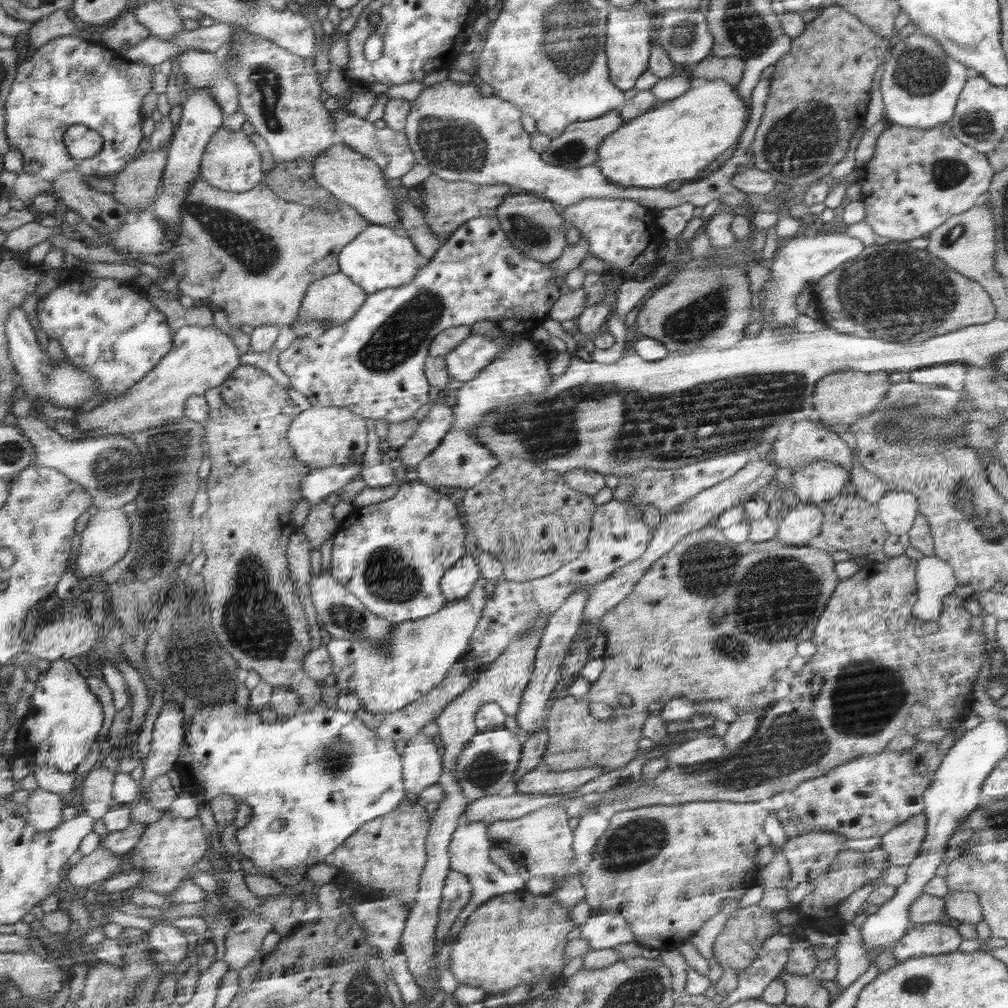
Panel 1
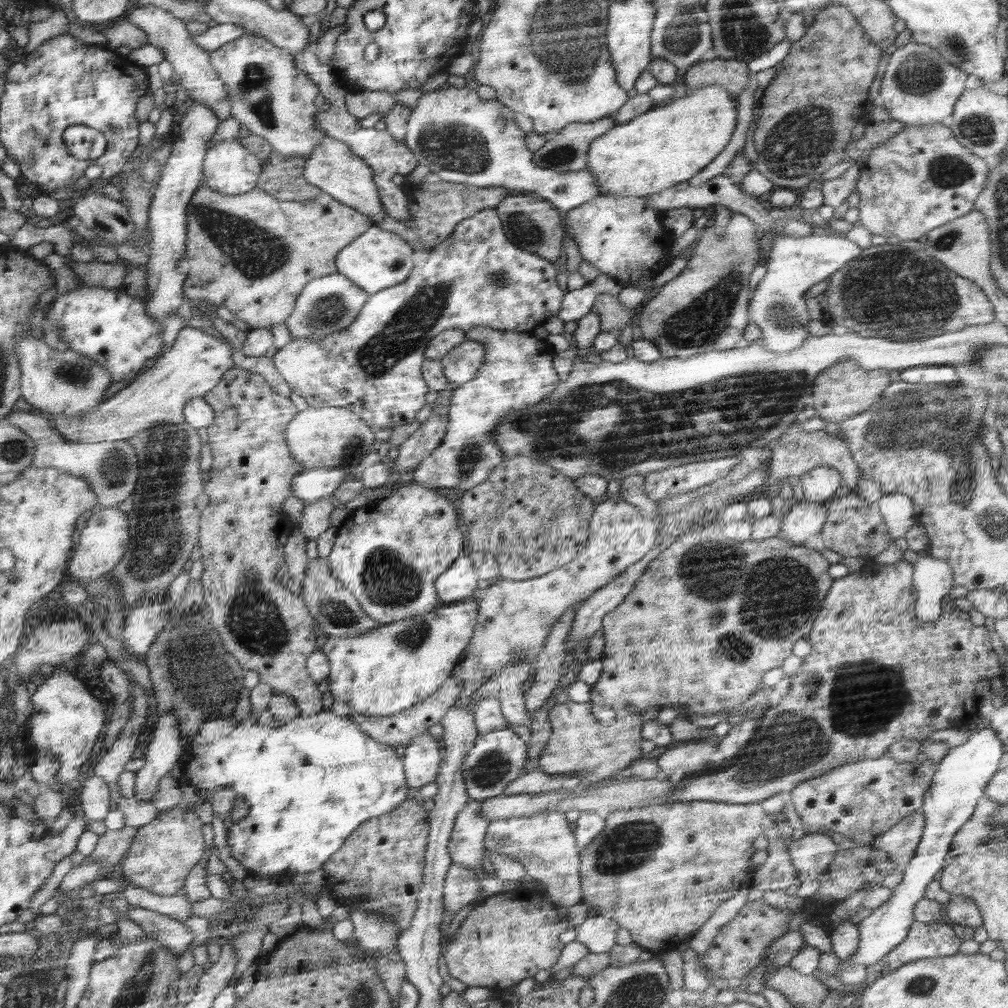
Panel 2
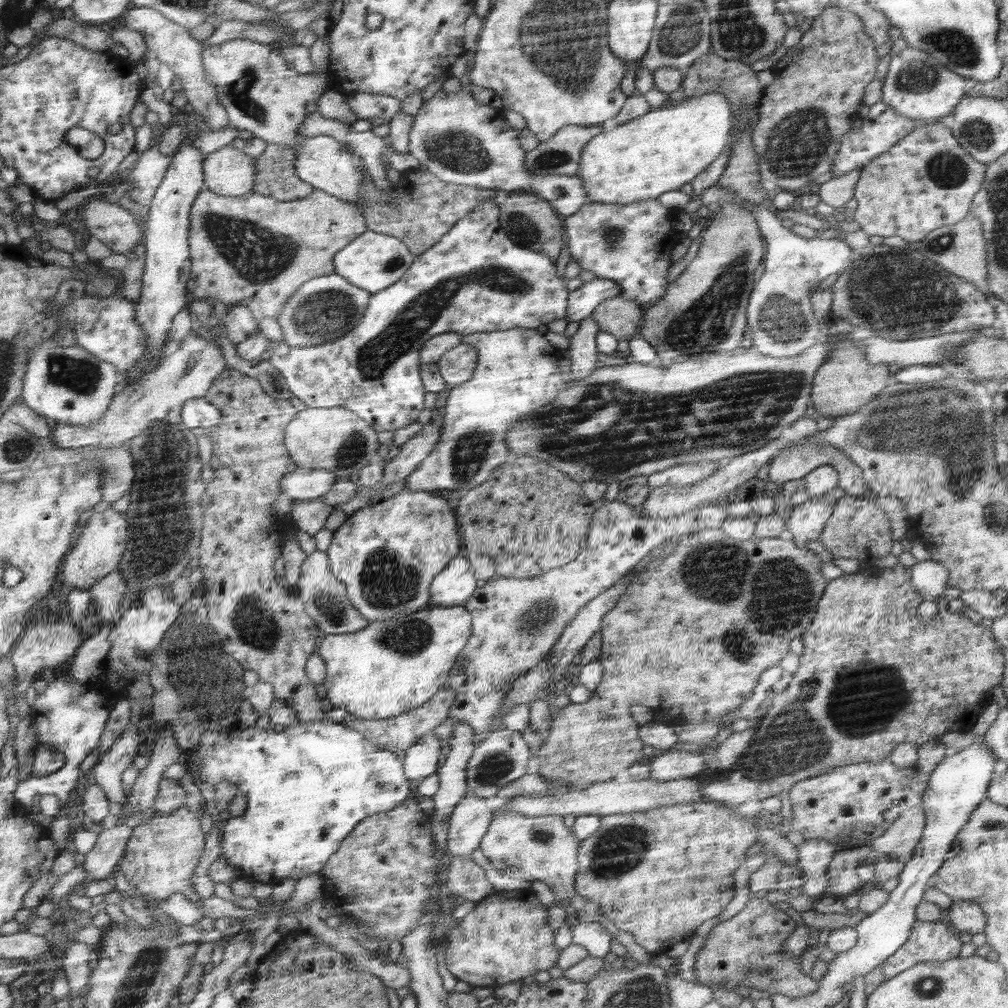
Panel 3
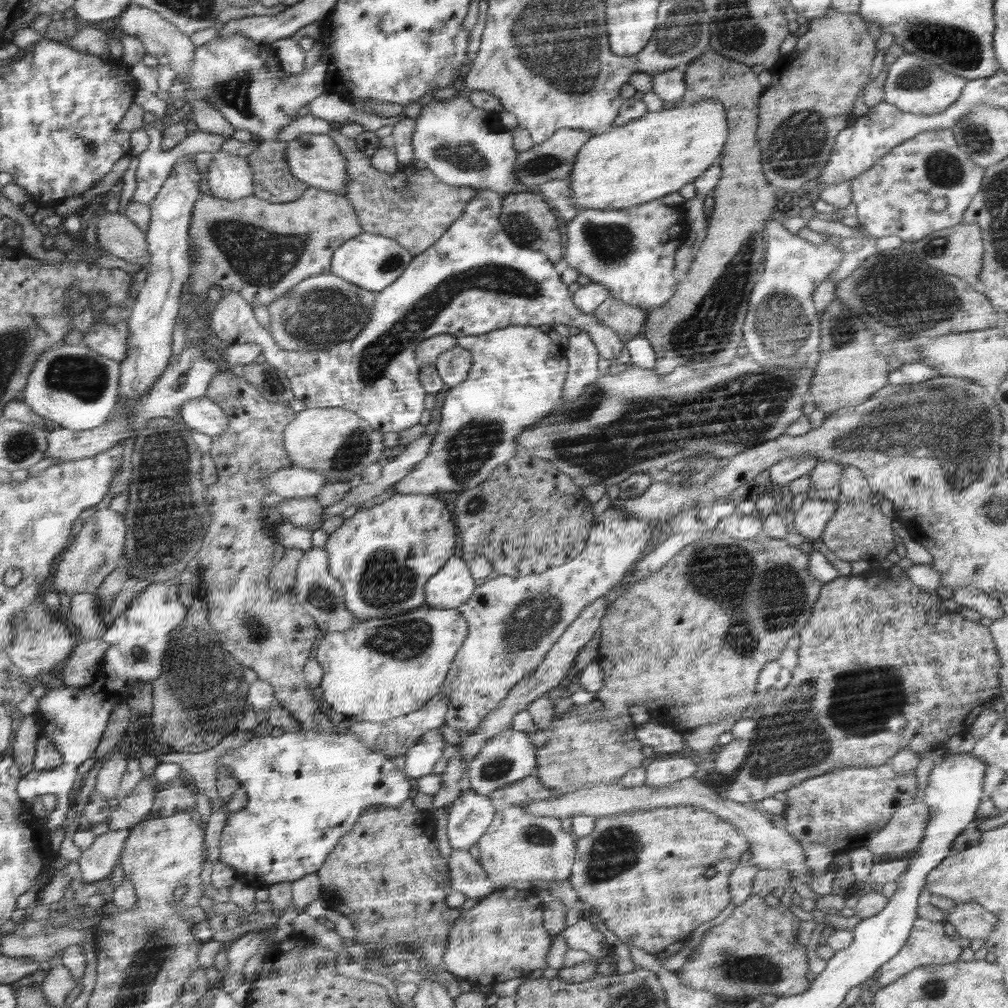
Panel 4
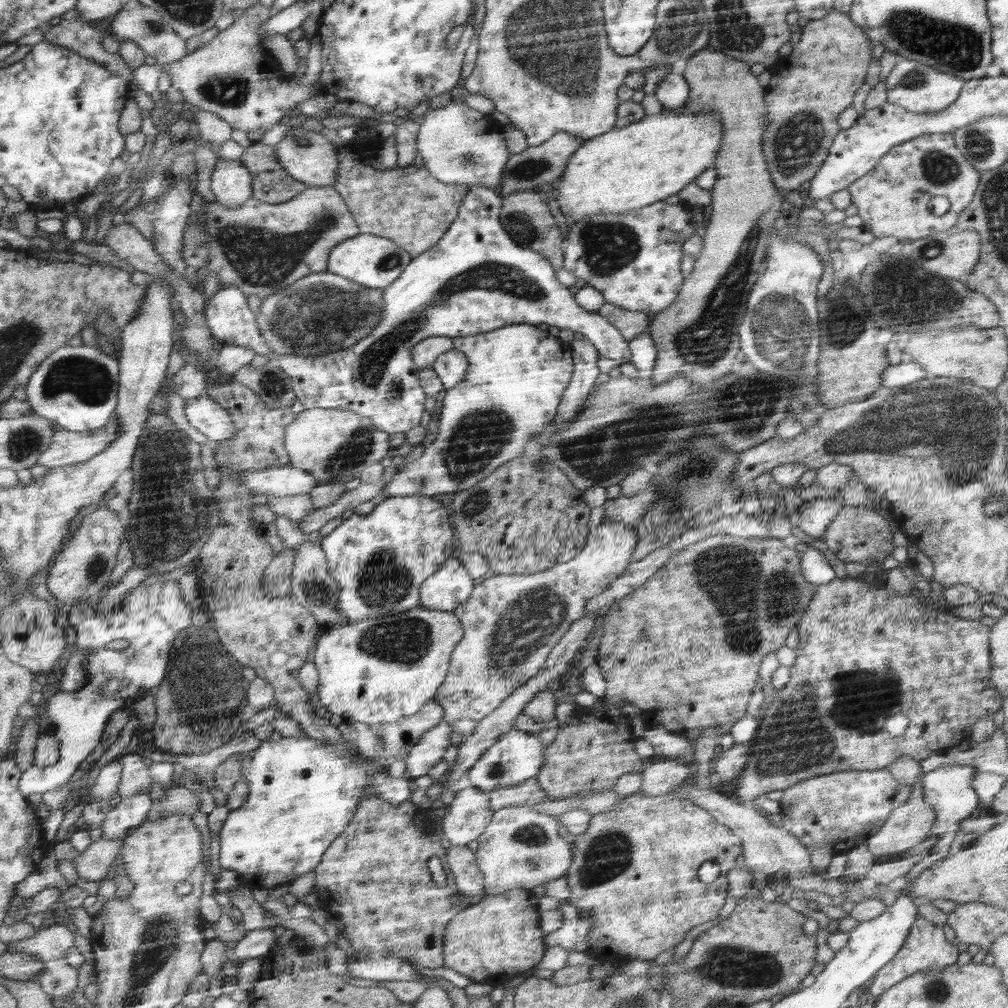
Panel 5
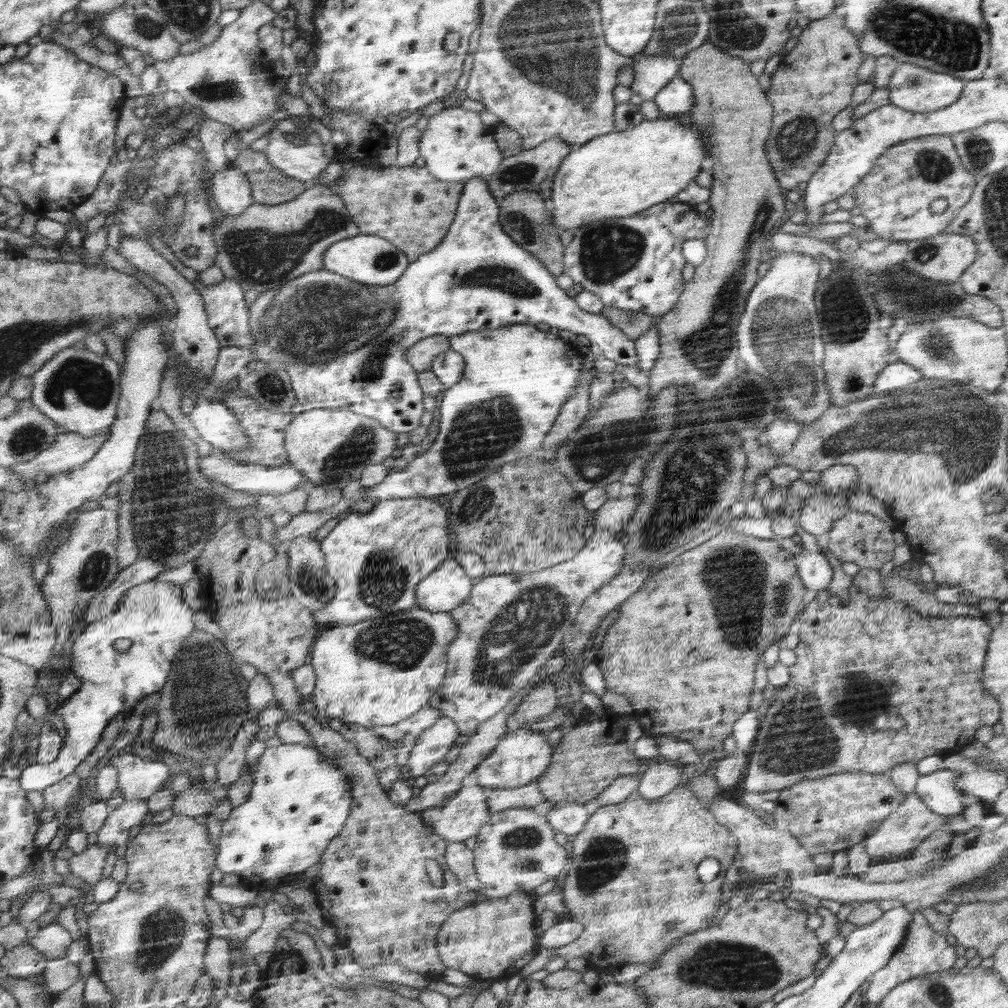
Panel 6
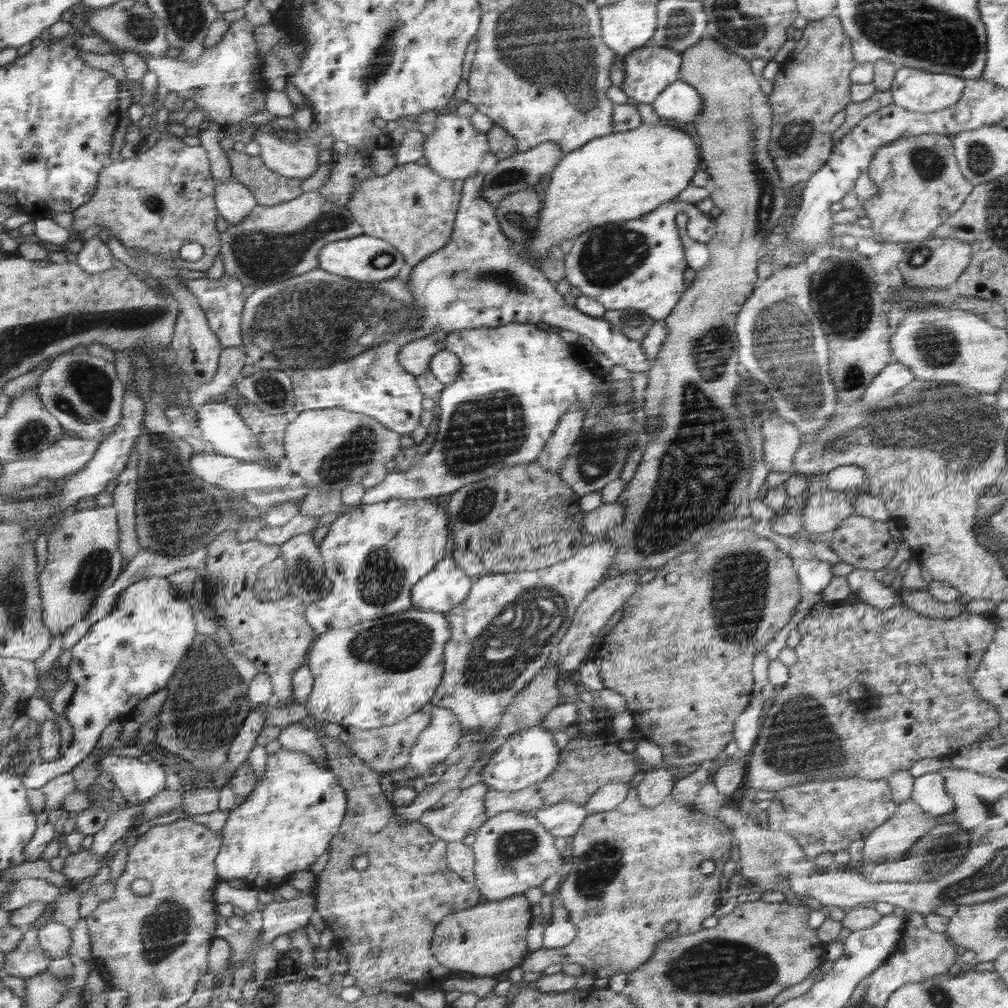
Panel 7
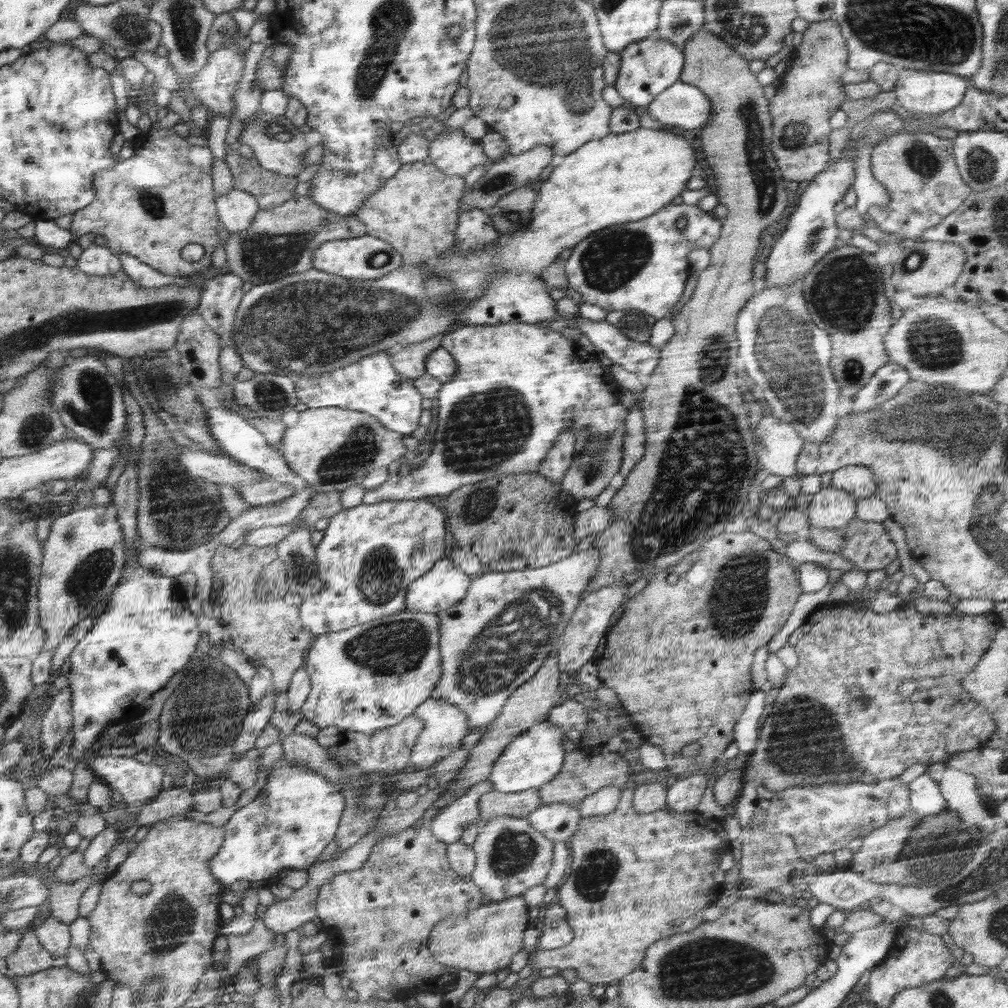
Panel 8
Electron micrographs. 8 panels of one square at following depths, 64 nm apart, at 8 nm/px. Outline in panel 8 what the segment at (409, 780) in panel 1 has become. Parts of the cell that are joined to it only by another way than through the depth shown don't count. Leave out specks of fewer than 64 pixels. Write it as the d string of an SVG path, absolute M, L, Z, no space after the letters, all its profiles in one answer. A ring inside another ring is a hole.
M434 695L418 706L410 716L421 718L424 723L423 730L411 750L410 760L416 769L430 768L444 757L455 753L461 747L462 738L468 734L468 718L463 709L454 703L436 699Z

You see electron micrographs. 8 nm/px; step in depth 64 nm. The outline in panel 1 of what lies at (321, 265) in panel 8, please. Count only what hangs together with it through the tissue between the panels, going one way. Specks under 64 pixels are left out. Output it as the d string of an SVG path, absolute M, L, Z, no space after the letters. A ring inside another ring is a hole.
M371 223L340 252L337 258L339 272L349 276L368 296L388 287L399 287L409 283L419 272L420 264L416 261L416 245L408 236L400 236L399 231Z

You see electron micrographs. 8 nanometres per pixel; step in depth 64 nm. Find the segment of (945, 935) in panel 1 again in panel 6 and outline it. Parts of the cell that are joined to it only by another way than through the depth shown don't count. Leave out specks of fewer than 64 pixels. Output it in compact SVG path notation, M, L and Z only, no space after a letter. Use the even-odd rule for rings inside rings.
M915 910L914 920L907 930L907 936L903 940L901 948L896 952L895 956L887 962L874 976L869 978L870 985L864 992L866 1000L872 1004L880 1005L884 998L892 989L903 984L911 978L926 976L936 972L944 972L948 968L952 968L952 964L956 962L956 950L954 945L950 946L946 942L946 936L942 936L942 932L936 931L927 921L920 910Z

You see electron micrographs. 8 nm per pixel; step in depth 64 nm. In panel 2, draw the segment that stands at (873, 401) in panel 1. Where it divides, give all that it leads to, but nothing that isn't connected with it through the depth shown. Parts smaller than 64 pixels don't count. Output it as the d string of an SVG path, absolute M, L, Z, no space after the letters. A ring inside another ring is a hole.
M841 360L835 365L829 366L816 378L815 393L812 394L812 406L817 410L820 418L837 423L863 413L876 404L886 392L888 384L890 384L889 371L885 368L866 370L855 360Z

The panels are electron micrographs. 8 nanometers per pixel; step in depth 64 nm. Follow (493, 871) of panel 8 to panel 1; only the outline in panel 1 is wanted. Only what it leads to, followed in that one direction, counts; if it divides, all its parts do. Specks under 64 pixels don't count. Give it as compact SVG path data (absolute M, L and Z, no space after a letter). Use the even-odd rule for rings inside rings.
M549 806L541 808L514 820L499 820L488 825L487 834L491 848L502 848L511 852L516 861L524 867L526 875L551 876L559 884L551 895L562 906L574 907L585 900L586 888L581 876L573 871L575 862L574 832L571 830L570 819L565 807Z

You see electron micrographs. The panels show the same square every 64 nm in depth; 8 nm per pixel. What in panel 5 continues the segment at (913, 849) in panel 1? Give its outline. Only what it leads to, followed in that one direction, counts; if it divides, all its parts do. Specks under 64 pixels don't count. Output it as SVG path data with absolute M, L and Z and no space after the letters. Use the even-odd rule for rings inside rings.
M919 772L917 781L913 785L908 800L898 809L891 813L891 816L884 821L883 825L872 837L867 838L868 850L876 856L902 856L910 849L914 849L920 843L927 841L930 837L933 824L938 822L938 814L926 802L921 793L921 780L926 772Z

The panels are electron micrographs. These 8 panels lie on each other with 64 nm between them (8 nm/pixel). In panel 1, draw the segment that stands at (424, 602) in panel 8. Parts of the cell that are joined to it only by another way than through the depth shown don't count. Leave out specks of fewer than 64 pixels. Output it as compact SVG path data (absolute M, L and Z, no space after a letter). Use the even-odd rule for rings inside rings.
M464 556L452 570L444 574L444 582L440 582L440 591L444 590L447 602L457 601L468 595L480 577L478 560L473 556Z

